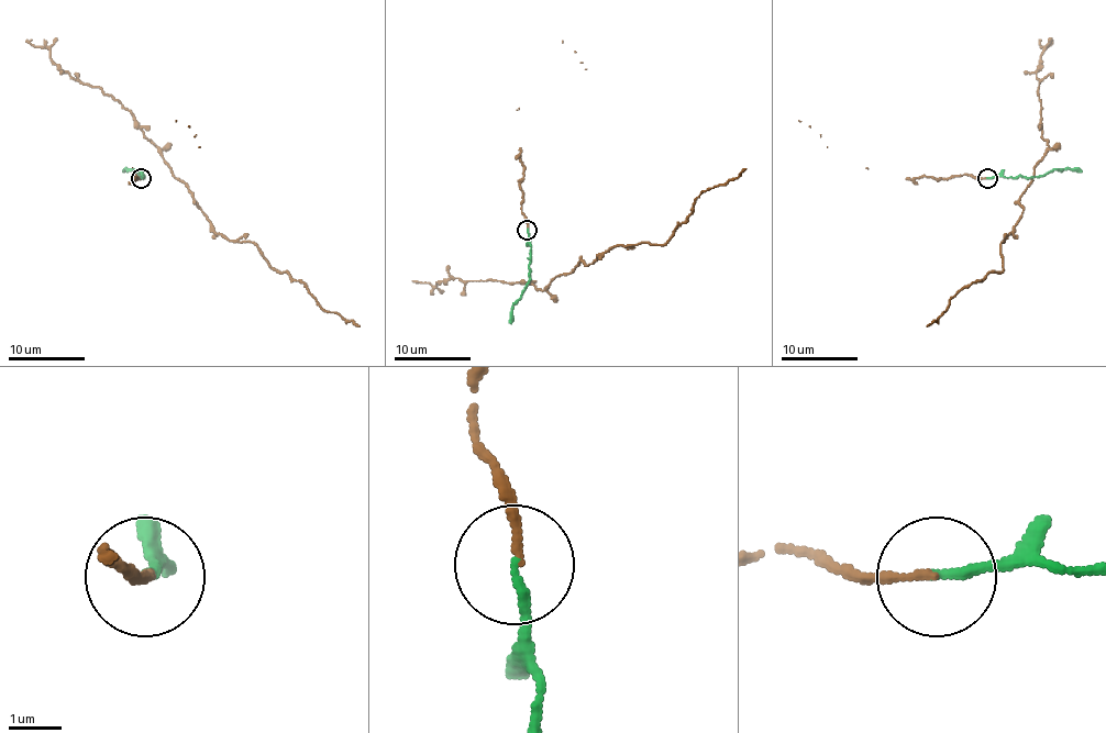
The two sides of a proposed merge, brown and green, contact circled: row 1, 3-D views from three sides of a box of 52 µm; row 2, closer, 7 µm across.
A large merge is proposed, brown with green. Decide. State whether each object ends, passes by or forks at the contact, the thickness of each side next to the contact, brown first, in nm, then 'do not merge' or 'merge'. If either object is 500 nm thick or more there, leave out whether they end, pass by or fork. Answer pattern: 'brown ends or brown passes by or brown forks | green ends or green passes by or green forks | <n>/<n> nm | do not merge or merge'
brown ends | green ends | 140/170 nm | merge

